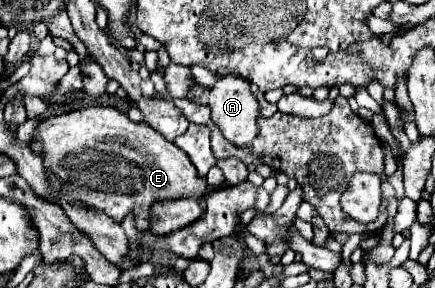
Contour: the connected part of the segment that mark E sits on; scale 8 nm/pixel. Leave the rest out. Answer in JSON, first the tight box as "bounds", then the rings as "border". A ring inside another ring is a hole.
{"bounds":[33,106,207,230],"border":[[[91,106],[91,108],[77,108],[73,112],[67,112],[67,114],[59,114],[59,116],[51,116],[47,118],[45,122],[41,122],[41,126],[35,130],[33,138],[37,138],[43,146],[43,162],[45,162],[45,170],[49,170],[49,176],[51,176],[51,182],[53,182],[53,188],[61,192],[61,198],[73,202],[73,200],[81,200],[85,202],[85,206],[89,208],[99,208],[103,210],[105,214],[109,214],[113,220],[121,222],[125,214],[129,212],[135,212],[135,224],[139,230],[147,230],[147,220],[149,220],[149,206],[151,202],[155,200],[173,200],[173,198],[199,198],[201,194],[205,194],[207,190],[207,182],[205,178],[197,178],[197,170],[193,170],[193,164],[189,162],[189,156],[177,148],[173,142],[165,140],[155,128],[151,128],[149,124],[145,122],[131,122],[127,118],[127,114],[119,112],[117,108],[109,108],[109,106]]]}

